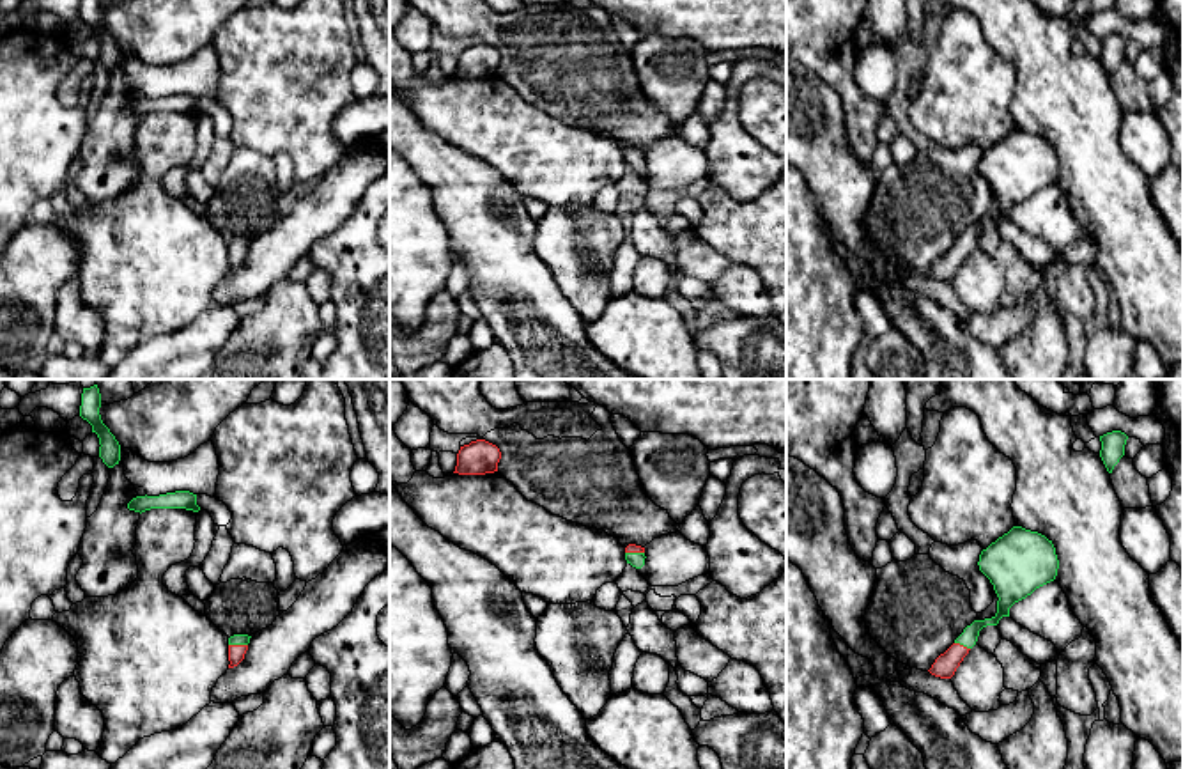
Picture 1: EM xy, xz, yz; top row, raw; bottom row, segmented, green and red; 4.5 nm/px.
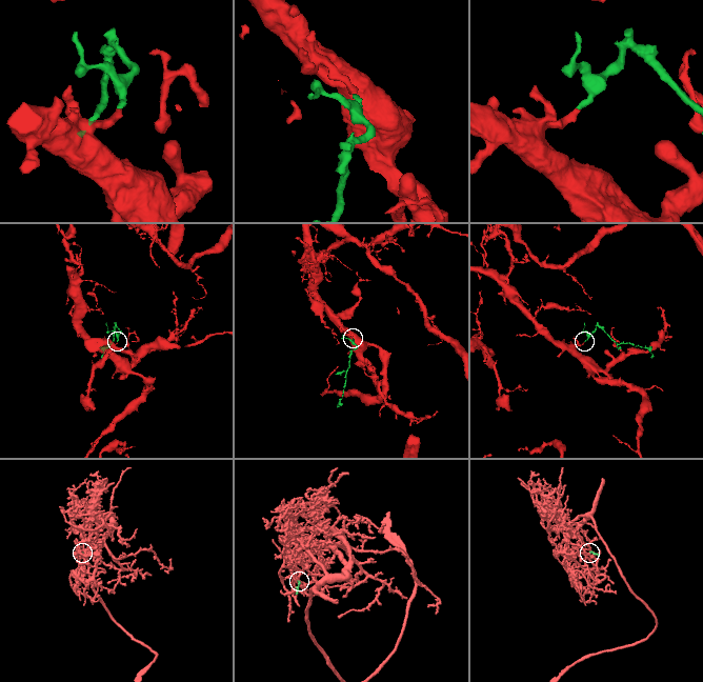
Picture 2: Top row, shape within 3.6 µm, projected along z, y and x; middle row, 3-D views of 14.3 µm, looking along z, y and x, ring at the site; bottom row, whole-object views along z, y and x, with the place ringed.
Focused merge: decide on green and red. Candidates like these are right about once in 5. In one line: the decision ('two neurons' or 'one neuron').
one neuron

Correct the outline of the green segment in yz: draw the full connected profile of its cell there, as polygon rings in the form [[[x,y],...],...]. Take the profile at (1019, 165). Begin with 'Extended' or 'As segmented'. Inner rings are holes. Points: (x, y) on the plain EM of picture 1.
Extended. [[[1013,129],[981,154],[978,168],[999,200],[997,216],[992,221],[974,223],[963,232],[955,246],[928,273],[935,280],[951,282],[963,260],[976,248],[979,234],[986,229],[997,229],[1002,220],[1009,220],[1009,211],[1015,206],[1054,184],[1059,163],[1052,144],[1045,138]]]

